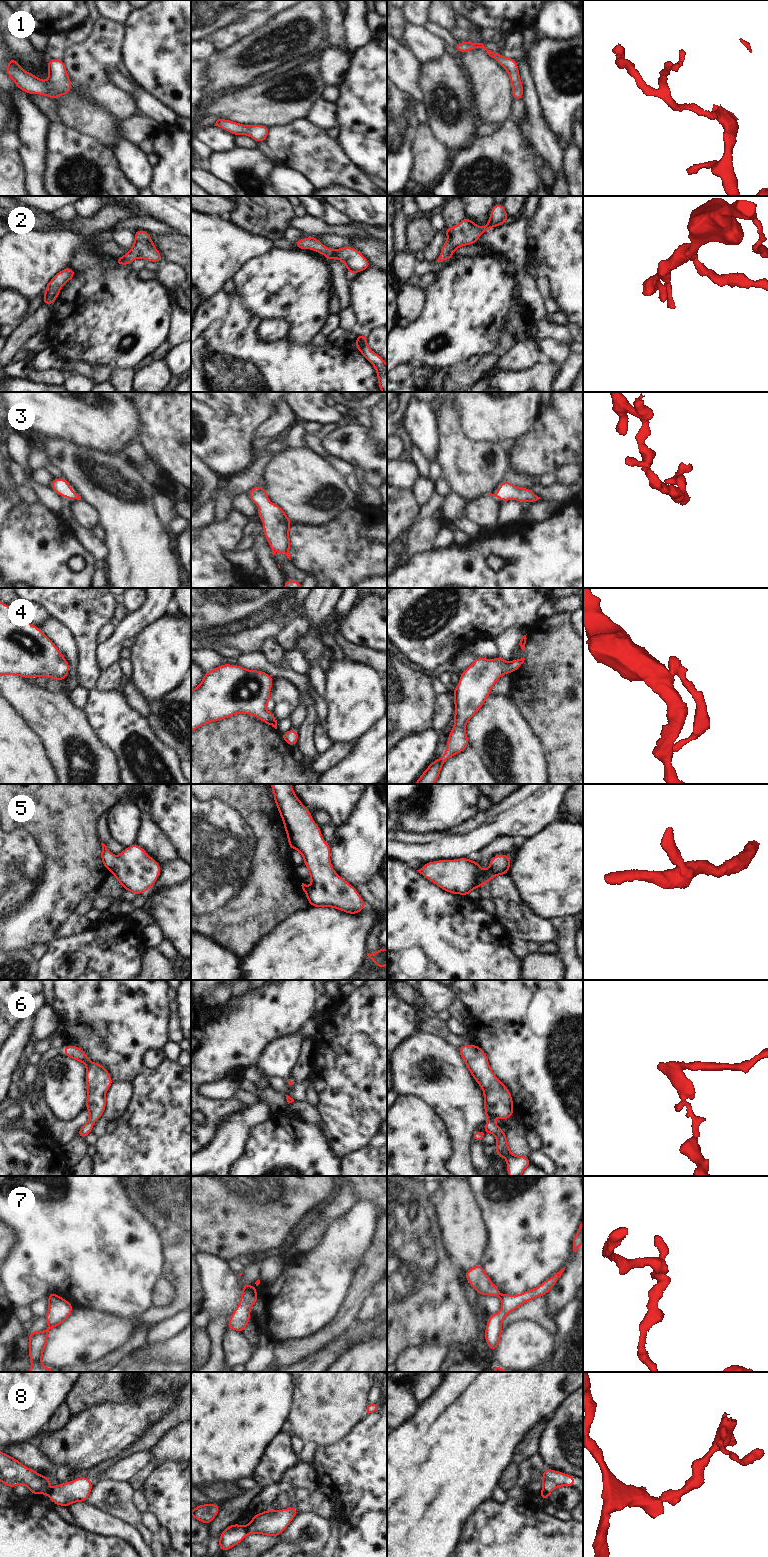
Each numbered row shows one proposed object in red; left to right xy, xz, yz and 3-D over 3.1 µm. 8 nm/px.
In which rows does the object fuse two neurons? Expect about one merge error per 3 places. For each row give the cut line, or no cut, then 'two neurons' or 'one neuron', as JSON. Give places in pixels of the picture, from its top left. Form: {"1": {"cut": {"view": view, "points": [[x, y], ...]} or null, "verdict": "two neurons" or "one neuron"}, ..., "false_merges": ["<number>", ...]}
{"1": {"cut": null, "verdict": "one neuron"}, "2": {"cut": null, "verdict": "one neuron"}, "3": {"cut": null, "verdict": "one neuron"}, "4": {"cut": null, "verdict": "one neuron"}, "5": {"cut": null, "verdict": "one neuron"}, "6": {"cut": null, "verdict": "one neuron"}, "7": {"cut": {"view": "yz", "points": [[501, 1295], [500, 1297]]}, "verdict": "two neurons"}, "8": {"cut": {"view": "xz", "points": [[244, 1526], [248, 1533]]}, "verdict": "two neurons"}, "false_merges": ["7", "8"]}

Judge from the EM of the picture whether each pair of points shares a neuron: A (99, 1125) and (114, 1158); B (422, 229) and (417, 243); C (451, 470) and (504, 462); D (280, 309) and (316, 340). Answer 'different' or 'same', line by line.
A: different
B: same
C: same
D: different

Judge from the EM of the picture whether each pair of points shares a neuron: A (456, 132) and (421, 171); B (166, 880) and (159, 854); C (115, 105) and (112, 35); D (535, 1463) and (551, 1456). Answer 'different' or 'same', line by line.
A: different
B: different
C: same
D: different

